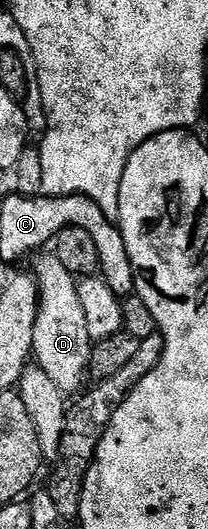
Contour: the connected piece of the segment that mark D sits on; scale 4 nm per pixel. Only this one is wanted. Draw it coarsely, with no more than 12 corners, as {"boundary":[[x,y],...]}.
{"boundary":[[56,256],[32,267],[40,291],[33,357],[81,391],[92,339],[75,275]]}

